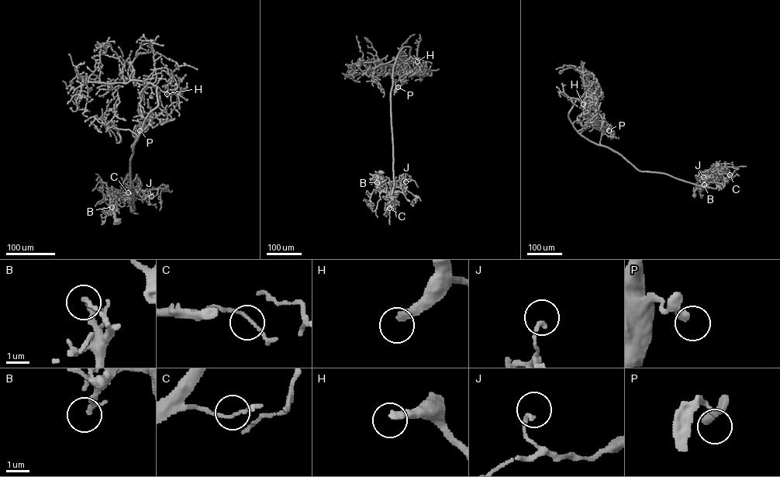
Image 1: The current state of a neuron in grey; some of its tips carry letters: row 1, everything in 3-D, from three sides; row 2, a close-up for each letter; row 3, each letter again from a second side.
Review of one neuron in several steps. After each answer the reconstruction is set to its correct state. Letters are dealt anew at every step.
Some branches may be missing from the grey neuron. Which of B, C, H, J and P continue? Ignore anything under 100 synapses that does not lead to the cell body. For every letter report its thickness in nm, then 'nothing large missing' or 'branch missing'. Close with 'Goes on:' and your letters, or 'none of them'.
B: 190 nm | nothing large missing
C: 100 nm | nothing large missing
H: 280 nm | branch missing
J: 140 nm | nothing large missing
P: 240 nm | nothing large missing
Goes on: H

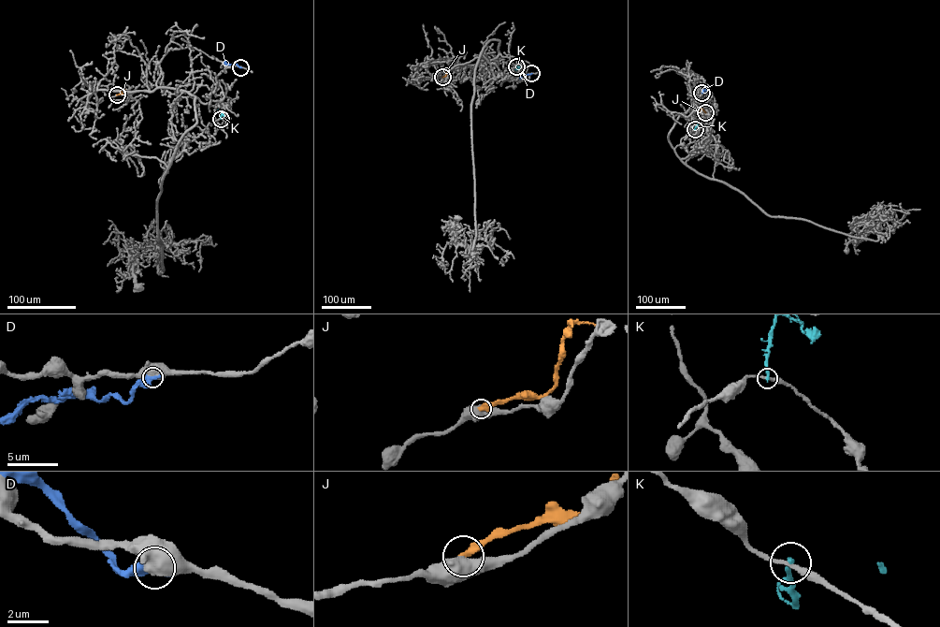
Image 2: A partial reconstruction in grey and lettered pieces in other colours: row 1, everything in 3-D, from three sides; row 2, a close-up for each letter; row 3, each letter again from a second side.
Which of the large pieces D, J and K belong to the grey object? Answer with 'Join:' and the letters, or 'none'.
Join: none

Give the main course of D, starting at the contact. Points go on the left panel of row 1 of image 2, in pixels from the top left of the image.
D: (240, 67), (224, 61)

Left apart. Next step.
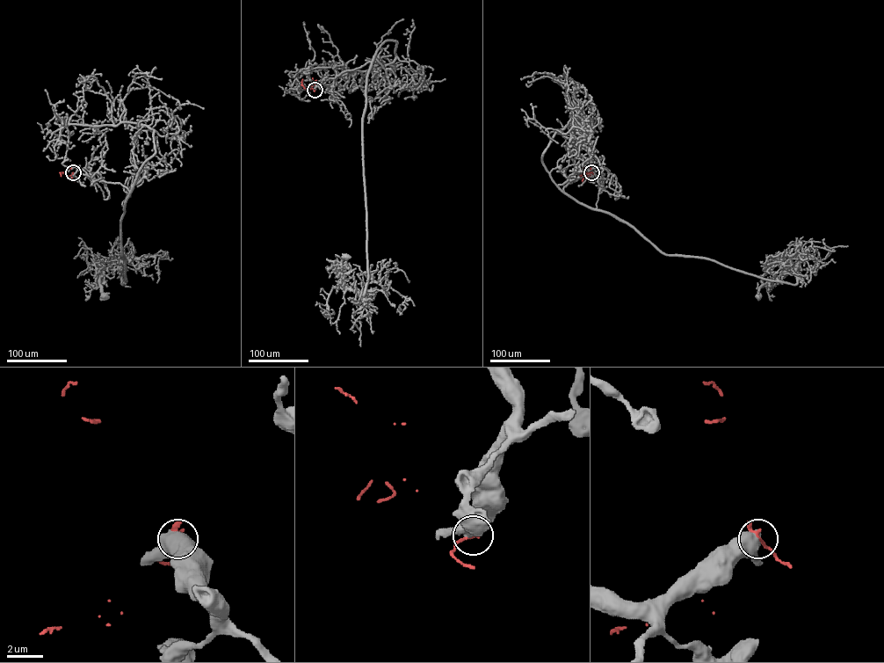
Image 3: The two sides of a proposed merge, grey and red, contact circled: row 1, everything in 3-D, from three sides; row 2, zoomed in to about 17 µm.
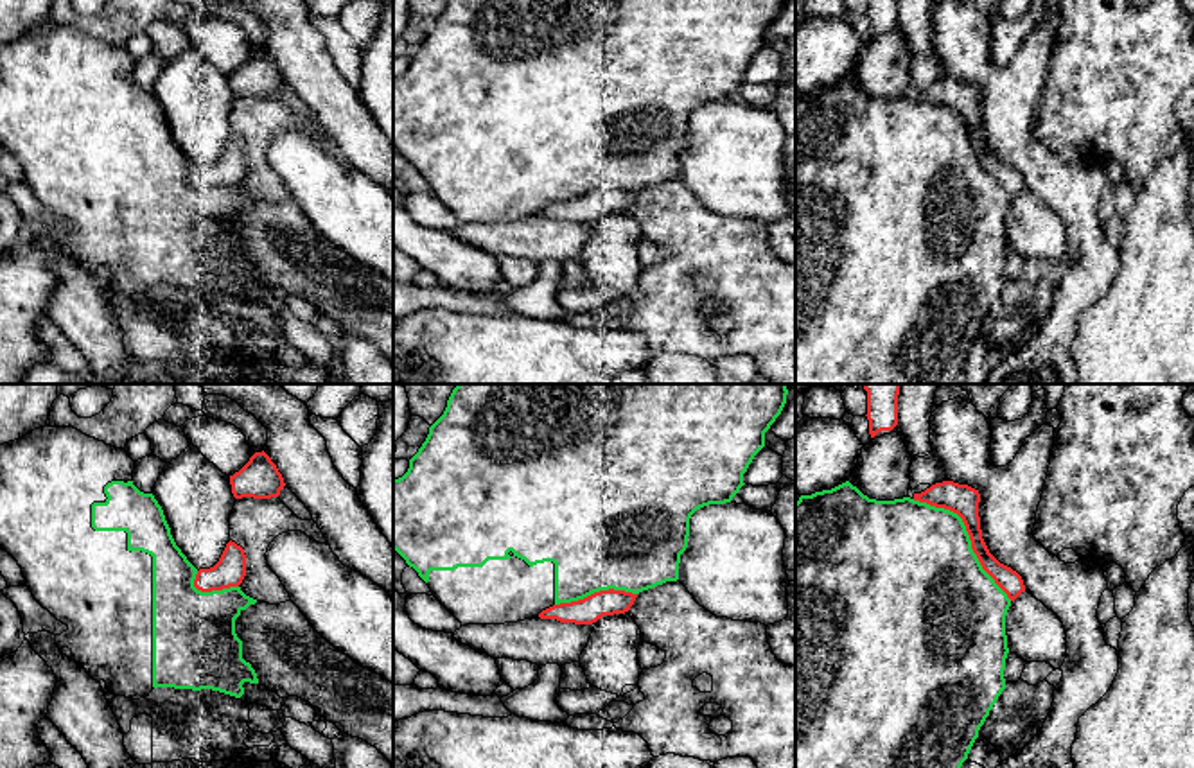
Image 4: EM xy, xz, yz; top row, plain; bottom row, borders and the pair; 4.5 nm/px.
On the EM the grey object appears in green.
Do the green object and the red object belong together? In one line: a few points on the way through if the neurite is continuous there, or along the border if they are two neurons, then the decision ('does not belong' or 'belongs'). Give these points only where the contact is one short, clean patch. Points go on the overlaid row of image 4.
does not belong

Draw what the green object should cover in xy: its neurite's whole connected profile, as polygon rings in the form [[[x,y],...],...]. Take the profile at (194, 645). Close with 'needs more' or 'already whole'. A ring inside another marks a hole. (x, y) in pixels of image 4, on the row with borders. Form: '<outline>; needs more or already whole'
[[[111,481],[104,486],[106,501],[92,504],[95,531],[126,531],[127,551],[153,556],[153,687],[212,689],[235,698],[244,694],[244,682],[259,684],[257,673],[242,659],[242,641],[235,619],[257,599],[241,587],[201,592],[194,587],[198,569],[176,545],[163,510],[153,493],[140,492],[133,481]]]; already whole

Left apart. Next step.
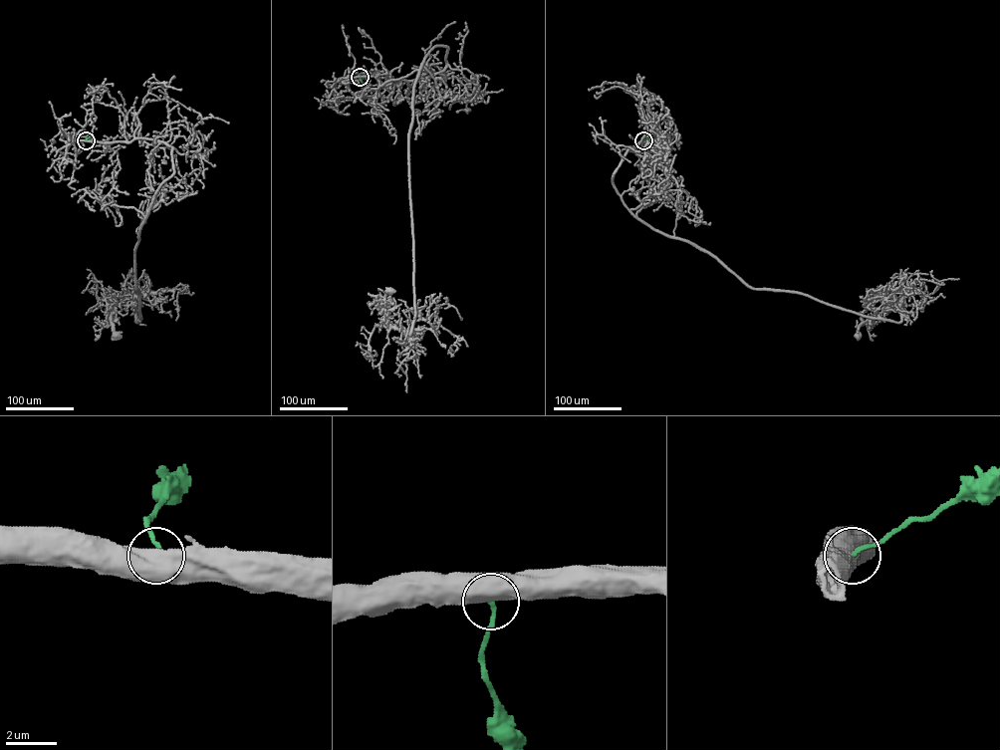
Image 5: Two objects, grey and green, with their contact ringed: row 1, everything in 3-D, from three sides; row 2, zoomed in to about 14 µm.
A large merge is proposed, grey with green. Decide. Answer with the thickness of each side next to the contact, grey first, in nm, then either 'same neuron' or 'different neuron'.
750 nm thick on the grey side, 140 nm on the other; different neuron

